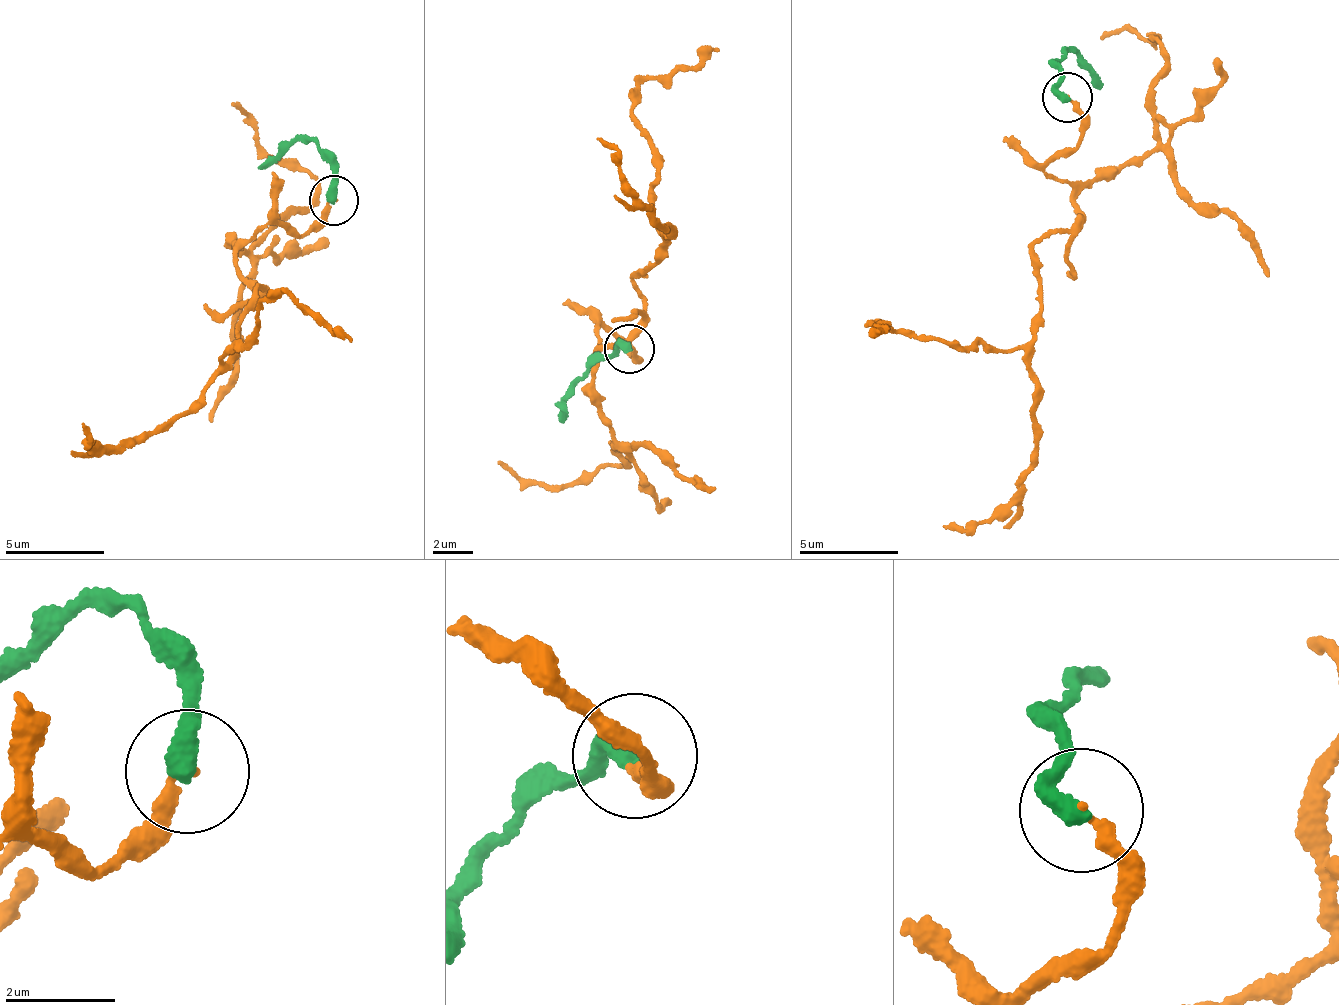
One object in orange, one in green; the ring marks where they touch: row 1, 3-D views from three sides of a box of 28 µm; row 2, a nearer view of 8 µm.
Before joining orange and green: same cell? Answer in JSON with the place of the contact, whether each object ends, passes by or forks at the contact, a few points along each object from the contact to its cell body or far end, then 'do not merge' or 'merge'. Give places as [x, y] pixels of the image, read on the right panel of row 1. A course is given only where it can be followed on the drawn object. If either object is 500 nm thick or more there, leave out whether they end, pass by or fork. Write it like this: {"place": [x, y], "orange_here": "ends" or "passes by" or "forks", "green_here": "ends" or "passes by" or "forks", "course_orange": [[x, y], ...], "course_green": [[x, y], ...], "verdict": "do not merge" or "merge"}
{"place": [1067, 97], "orange_here": "ends", "green_here": "ends", "course_orange": [[1067, 97], [1082, 126], [1047, 166], [1069, 181], [1081, 219], [1036, 249], [1034, 340], [1006, 351], [879, 334]], "course_green": [[1067, 97], [1057, 92], [1057, 63], [1069, 52], [1083, 57], [1099, 89]], "verdict": "merge"}

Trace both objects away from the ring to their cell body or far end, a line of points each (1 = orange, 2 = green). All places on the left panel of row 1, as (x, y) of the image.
1: (335, 201), (233, 255), (266, 289), (220, 358), (274, 290), (350, 342)
2: (335, 201), (330, 187), (330, 158), (303, 140), (288, 143), (259, 168)

